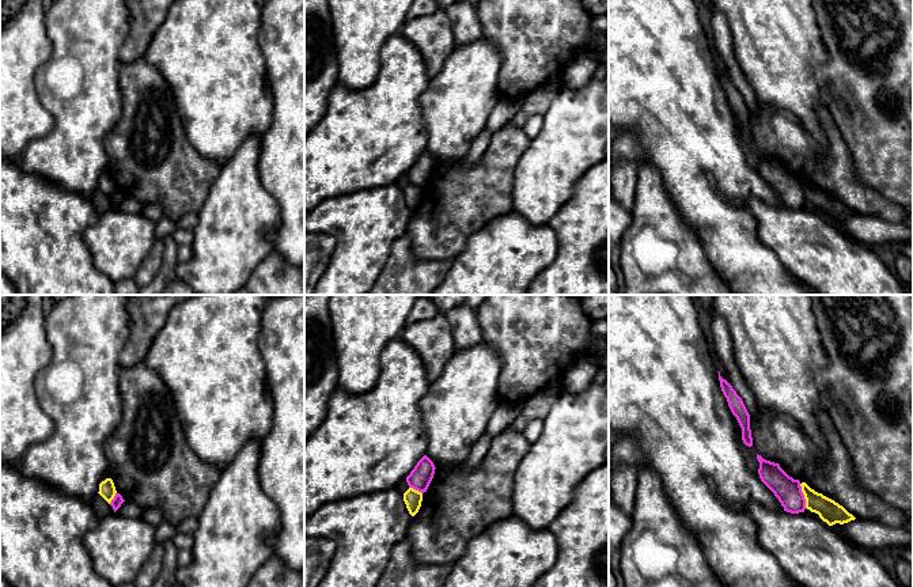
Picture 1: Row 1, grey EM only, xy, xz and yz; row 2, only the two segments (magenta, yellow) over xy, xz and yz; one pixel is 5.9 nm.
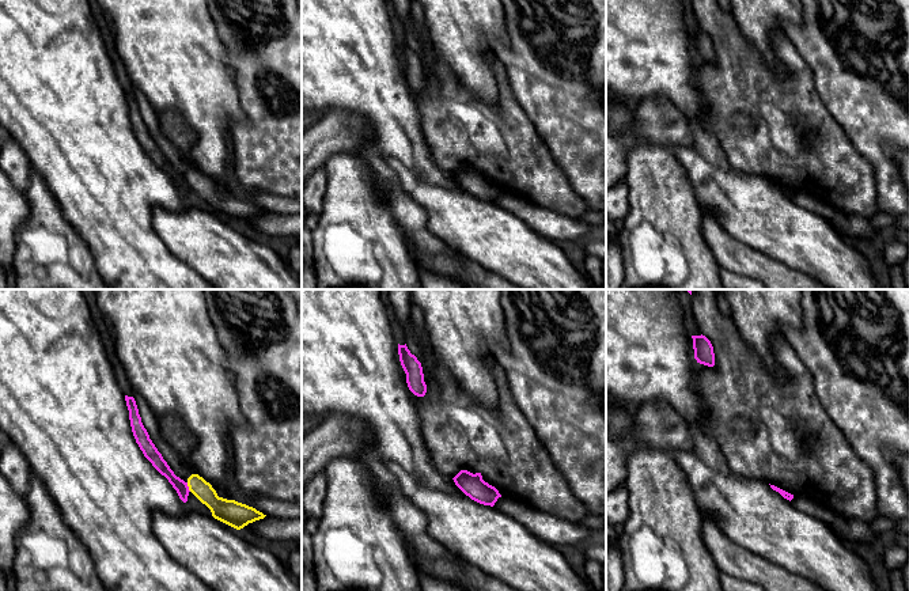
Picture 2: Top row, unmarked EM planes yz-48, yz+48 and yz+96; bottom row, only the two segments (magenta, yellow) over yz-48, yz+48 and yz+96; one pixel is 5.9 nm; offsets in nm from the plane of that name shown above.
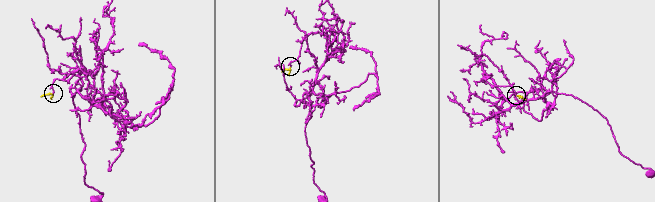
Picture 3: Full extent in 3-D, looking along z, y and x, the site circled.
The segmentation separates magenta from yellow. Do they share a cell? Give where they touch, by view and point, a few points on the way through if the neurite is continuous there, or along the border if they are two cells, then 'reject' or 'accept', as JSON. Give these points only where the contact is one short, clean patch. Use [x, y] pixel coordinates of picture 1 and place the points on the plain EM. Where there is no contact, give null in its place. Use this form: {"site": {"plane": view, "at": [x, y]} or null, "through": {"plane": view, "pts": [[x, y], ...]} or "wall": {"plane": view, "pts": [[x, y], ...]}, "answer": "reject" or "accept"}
{"site": {"plane": "yz", "at": [803, 192]}, "wall": {"plane": "yz", "pts": [[799, 180], [806, 203]]}, "answer": "reject"}

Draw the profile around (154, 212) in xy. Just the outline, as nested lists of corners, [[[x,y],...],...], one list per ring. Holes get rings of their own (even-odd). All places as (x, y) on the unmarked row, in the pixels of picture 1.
[[[145,204],[141,209],[141,215],[144,215],[148,220],[158,223],[164,217],[163,208],[160,204]]]

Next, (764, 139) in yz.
[[[750,111],[750,125],[751,125],[751,133],[753,133],[751,143],[743,139],[742,124],[736,115],[736,129],[738,129],[739,140],[747,154],[749,163],[754,168],[758,168],[758,164],[759,164],[759,158],[757,155],[758,151],[774,159],[777,159],[783,154],[783,151],[777,141],[777,136],[772,130],[768,120],[759,115],[755,115]]]

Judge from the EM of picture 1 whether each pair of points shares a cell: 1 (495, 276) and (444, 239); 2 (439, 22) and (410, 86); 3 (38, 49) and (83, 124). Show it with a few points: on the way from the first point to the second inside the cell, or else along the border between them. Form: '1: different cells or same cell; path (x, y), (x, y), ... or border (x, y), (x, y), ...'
1: different cells; border (482, 227), (468, 239), (465, 247), (453, 260)
2: different cells; border (401, 34), (417, 49), (424, 68), (431, 76)
3: different cells; border (41, 65), (34, 76), (37, 97)

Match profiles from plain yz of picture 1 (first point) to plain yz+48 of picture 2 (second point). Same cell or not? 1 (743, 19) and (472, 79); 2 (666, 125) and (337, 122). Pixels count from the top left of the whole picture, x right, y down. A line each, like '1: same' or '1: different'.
1: same
2: different

